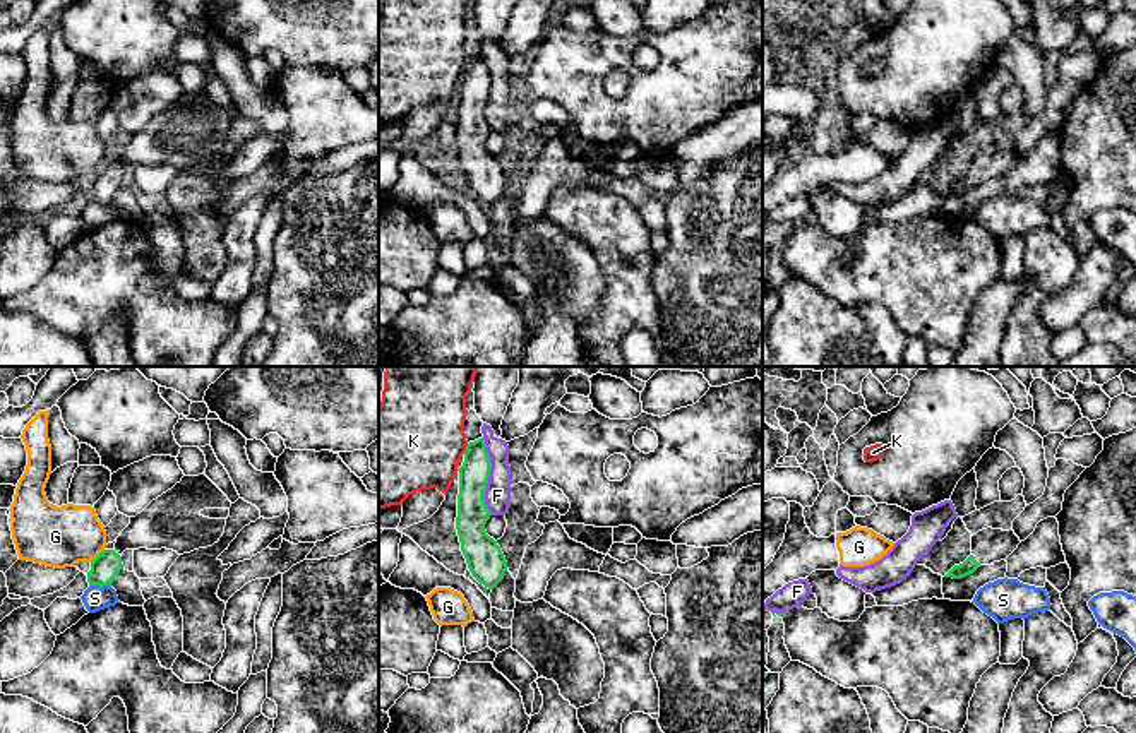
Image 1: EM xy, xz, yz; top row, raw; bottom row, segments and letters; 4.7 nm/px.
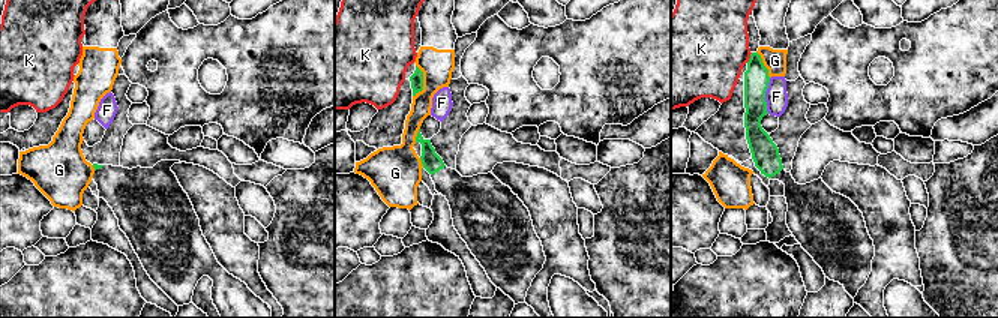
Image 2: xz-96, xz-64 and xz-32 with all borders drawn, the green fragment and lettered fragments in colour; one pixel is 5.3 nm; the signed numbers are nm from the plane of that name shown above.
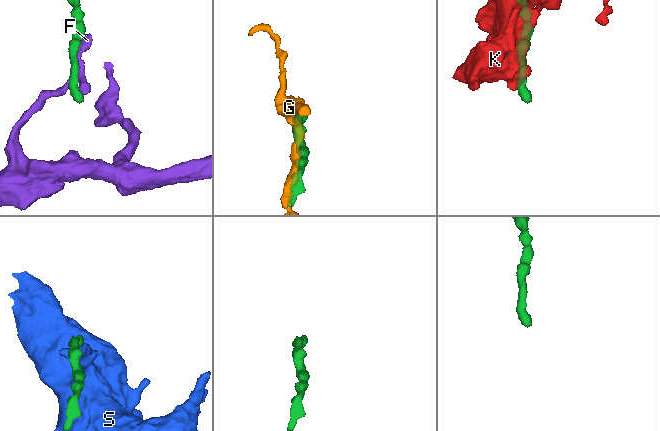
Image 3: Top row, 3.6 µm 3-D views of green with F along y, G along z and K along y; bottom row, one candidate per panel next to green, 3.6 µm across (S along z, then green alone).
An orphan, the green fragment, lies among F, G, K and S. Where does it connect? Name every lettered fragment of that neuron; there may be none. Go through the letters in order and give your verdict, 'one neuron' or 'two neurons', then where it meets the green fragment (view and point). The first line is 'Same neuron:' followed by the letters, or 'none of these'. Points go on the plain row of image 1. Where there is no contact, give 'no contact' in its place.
Same neuron: none of these
F: two neurons; meets green in xz at (489, 91)
G: two neurons; meets green in xy at (98, 172)
K: two neurons; meets green in xz at (466, 65)
S: two neurons; meets green in xy at (100, 202)

